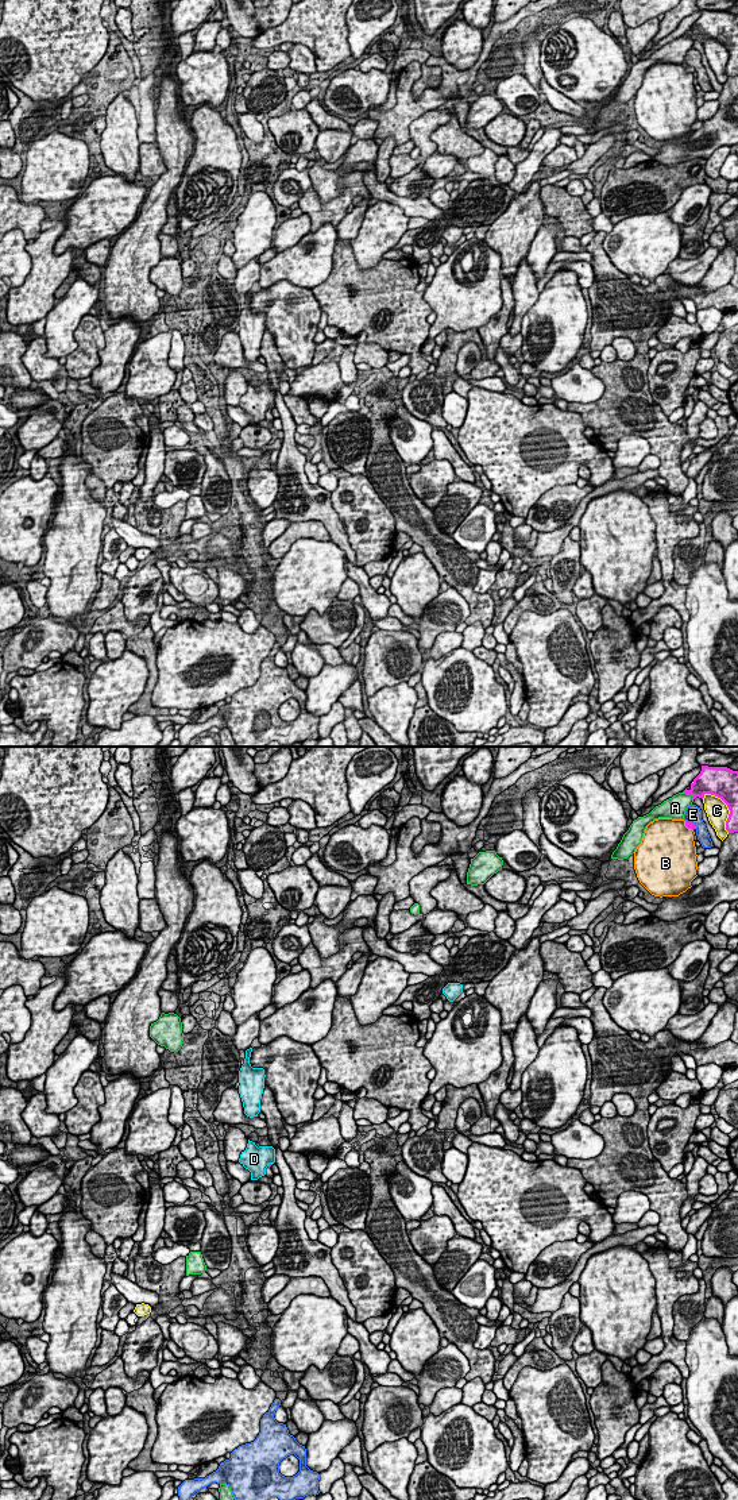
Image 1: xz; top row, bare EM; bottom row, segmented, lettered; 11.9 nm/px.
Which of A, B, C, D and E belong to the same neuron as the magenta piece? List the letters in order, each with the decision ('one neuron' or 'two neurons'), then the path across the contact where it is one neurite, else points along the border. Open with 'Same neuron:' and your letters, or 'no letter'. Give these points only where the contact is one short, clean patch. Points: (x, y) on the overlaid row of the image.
Same neuron: no letter
A: two neurons
B: two neurons
C: two neurons
D: two neurons
E: two neurons

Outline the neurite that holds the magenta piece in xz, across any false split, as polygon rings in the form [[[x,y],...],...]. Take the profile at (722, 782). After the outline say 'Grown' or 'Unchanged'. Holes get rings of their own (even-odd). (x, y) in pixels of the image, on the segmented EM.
[[[702,766],[700,774],[691,783],[689,790],[683,793],[704,798],[706,794],[720,798],[729,807],[730,814],[726,821],[729,833],[738,832],[738,771],[727,767]]]. Unchanged

